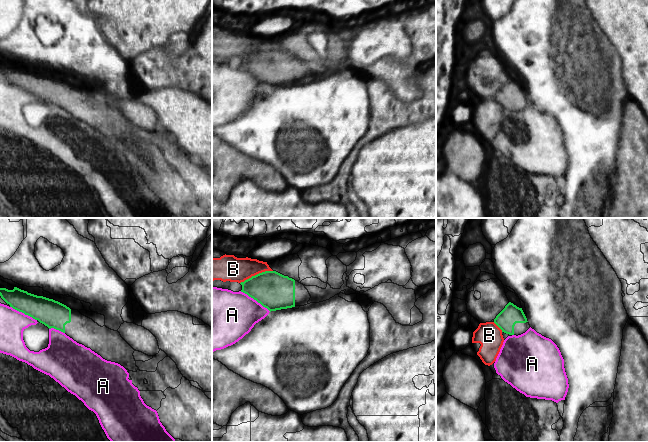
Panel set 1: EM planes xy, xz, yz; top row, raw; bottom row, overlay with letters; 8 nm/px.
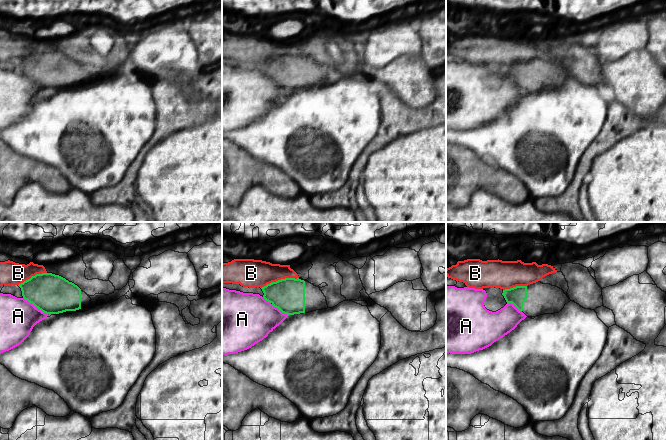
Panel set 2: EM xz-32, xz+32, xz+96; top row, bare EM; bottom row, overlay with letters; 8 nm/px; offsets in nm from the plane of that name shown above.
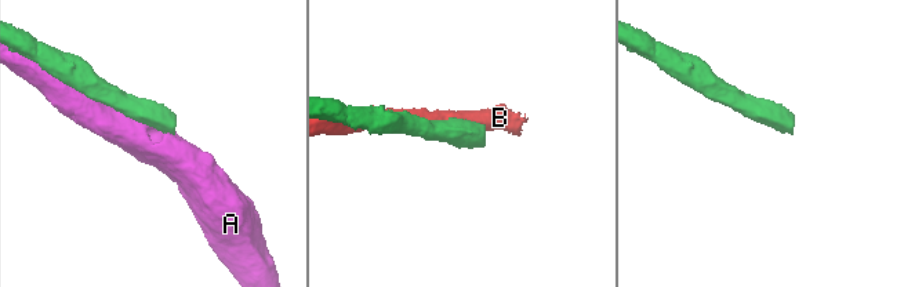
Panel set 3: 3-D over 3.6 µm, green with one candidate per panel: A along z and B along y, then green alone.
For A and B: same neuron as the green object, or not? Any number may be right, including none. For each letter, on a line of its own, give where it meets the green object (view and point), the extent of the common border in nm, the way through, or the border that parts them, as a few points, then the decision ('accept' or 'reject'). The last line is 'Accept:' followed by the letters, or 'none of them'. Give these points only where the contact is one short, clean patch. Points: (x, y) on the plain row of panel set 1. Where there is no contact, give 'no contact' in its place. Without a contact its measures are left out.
A: contact xz (255, 75); length 300 nm; reject
B: contact xz (257, 50); length 280 nm; reject
Accept: none of them

